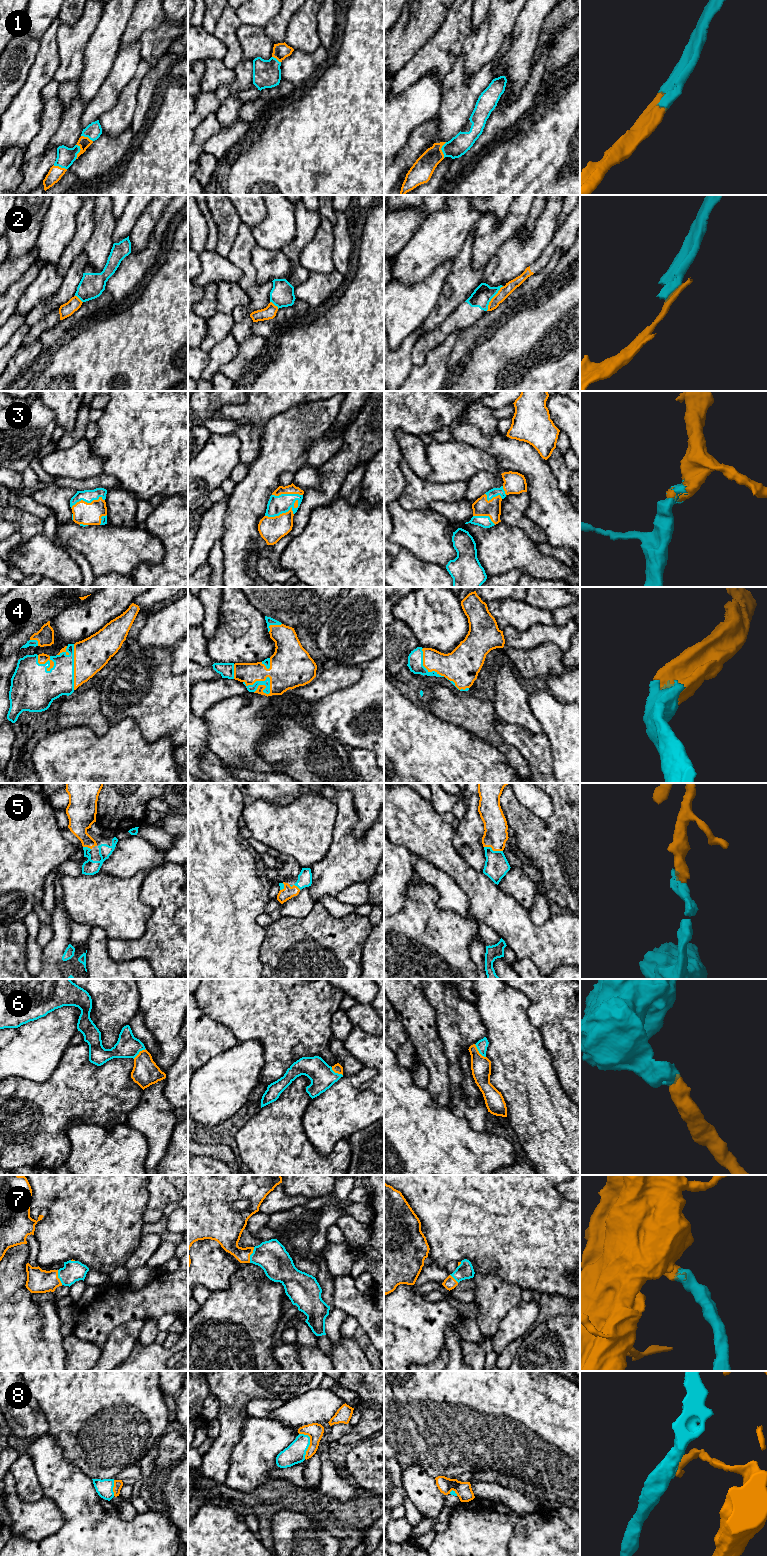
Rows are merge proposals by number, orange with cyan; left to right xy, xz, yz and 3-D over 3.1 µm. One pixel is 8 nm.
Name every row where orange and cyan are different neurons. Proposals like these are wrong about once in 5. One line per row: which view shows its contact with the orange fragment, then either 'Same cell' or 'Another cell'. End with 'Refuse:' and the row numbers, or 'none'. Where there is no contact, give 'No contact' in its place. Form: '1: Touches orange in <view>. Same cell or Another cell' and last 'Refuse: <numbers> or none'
1: Touches orange in xy. Same cell
2: Touches orange in yz. Another cell
3: Touches orange in xz. Same cell
4: Touches orange in xz. Same cell
5: Touches orange in yz. Same cell
6: Touches orange in yz. Same cell
7: Touches orange in xz. Same cell
8: Touches orange in xz. Another cell
Refuse: 2, 8

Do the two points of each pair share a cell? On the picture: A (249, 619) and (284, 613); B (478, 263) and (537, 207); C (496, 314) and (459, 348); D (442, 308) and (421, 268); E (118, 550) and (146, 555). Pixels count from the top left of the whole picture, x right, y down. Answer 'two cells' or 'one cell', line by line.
A: two cells
B: two cells
C: one cell
D: two cells
E: one cell

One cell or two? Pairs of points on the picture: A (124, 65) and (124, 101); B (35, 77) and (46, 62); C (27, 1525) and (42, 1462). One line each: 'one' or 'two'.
A: two
B: one
C: two

